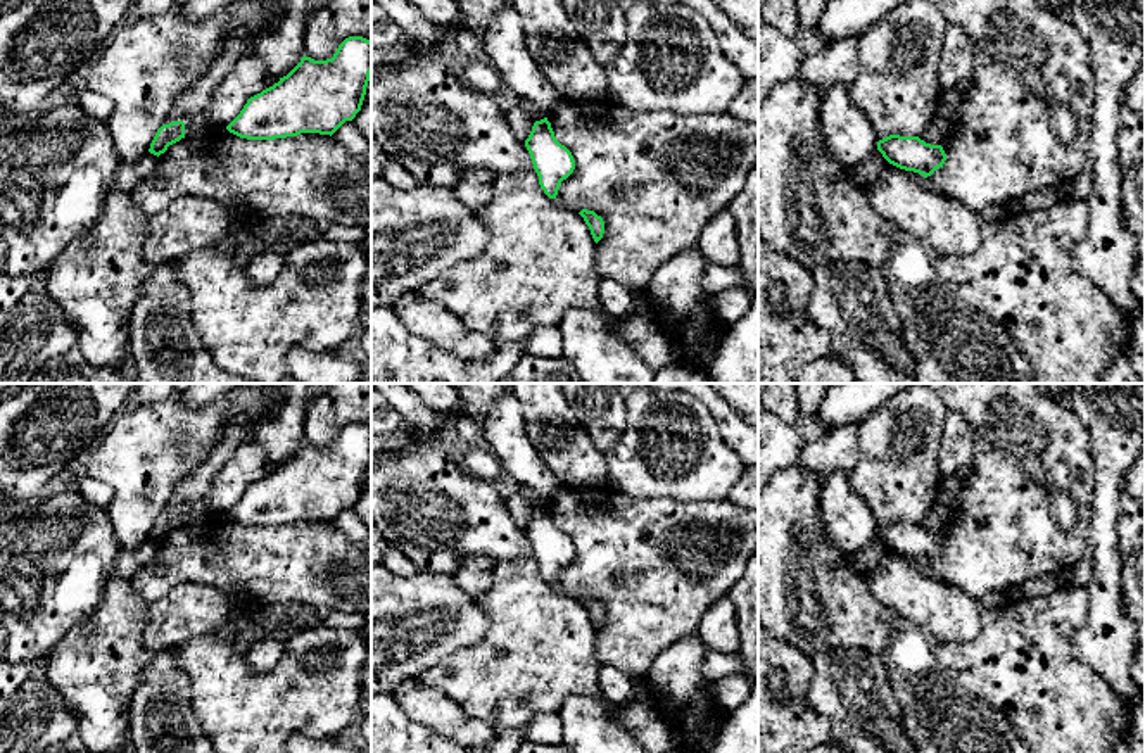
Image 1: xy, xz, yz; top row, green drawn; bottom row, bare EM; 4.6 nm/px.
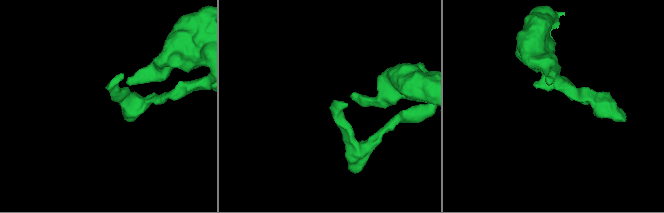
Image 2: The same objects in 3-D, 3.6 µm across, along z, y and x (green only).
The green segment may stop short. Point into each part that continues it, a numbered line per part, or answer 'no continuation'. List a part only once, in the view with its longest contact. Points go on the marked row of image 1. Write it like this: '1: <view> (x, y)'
no continuation

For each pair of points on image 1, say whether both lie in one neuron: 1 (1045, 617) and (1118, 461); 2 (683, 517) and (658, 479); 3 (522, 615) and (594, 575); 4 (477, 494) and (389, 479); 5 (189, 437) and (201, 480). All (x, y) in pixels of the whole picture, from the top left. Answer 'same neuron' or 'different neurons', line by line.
1: different neurons
2: different neurons
3: different neurons
4: same neuron
5: different neurons

